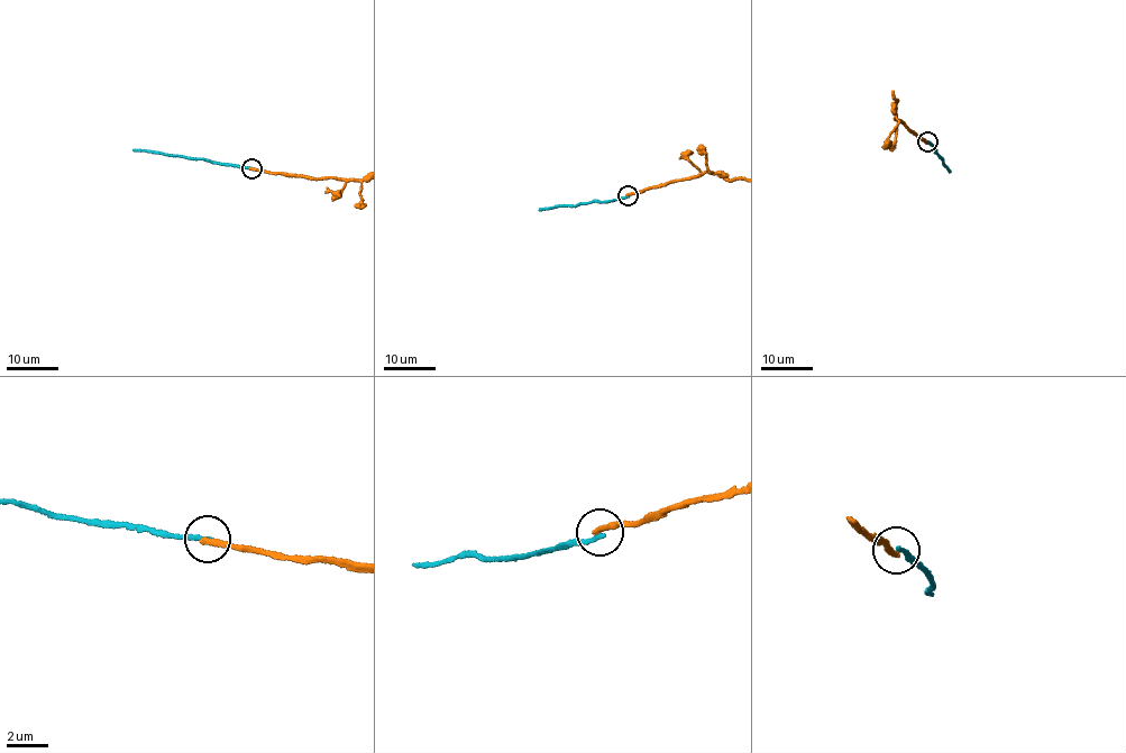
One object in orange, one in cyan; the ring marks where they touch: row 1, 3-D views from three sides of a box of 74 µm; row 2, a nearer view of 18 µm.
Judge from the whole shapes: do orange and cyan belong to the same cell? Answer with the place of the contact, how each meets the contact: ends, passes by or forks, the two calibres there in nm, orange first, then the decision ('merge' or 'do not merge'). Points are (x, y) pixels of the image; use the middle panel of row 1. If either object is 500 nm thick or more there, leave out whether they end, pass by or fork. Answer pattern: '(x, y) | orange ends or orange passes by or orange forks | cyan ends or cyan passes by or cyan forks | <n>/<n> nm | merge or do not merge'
(628, 195) | orange ends | cyan ends | 320/200 nm | do not merge

